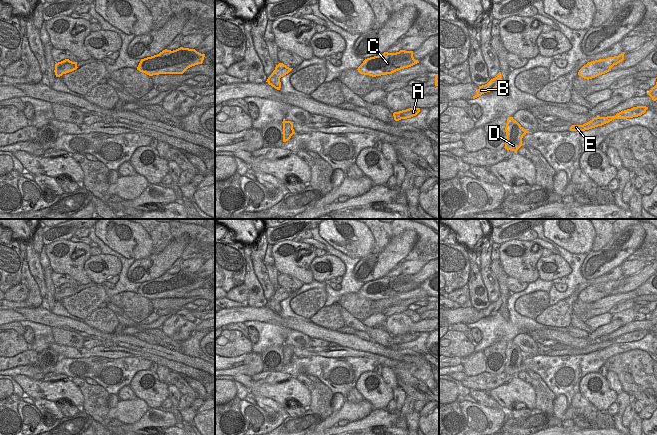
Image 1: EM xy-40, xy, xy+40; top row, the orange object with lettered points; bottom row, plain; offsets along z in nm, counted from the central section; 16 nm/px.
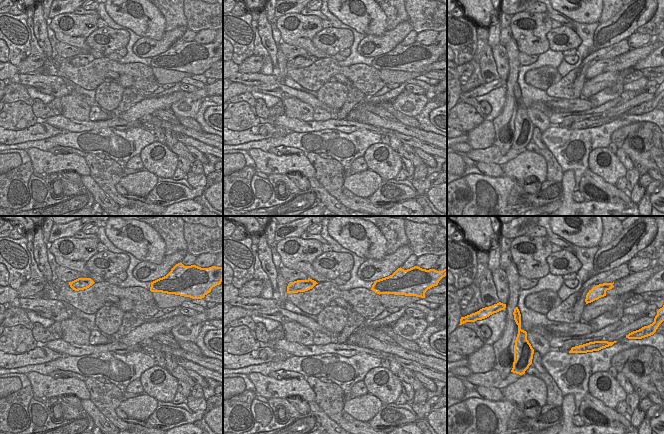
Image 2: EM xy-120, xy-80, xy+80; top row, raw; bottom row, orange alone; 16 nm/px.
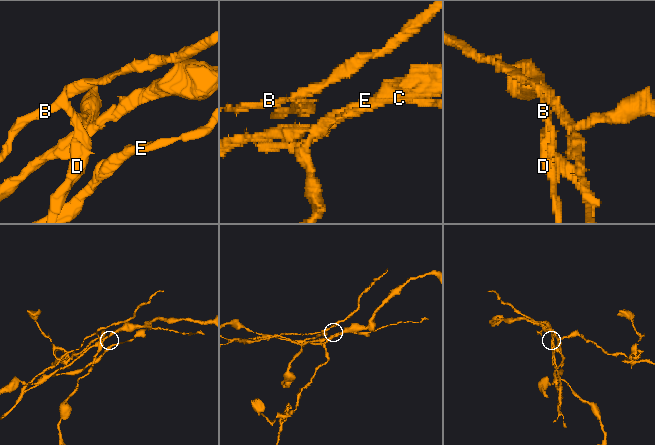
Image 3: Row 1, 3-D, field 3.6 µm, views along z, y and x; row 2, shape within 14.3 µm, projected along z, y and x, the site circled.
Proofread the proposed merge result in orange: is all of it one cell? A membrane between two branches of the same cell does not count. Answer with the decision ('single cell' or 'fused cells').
fused cells

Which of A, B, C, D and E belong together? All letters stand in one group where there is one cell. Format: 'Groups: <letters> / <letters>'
Groups: A B C E / D.

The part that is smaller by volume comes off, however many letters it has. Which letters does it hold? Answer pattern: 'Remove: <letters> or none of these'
Remove: D

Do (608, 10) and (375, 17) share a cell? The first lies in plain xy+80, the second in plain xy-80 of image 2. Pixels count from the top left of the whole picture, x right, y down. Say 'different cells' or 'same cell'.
different cells

